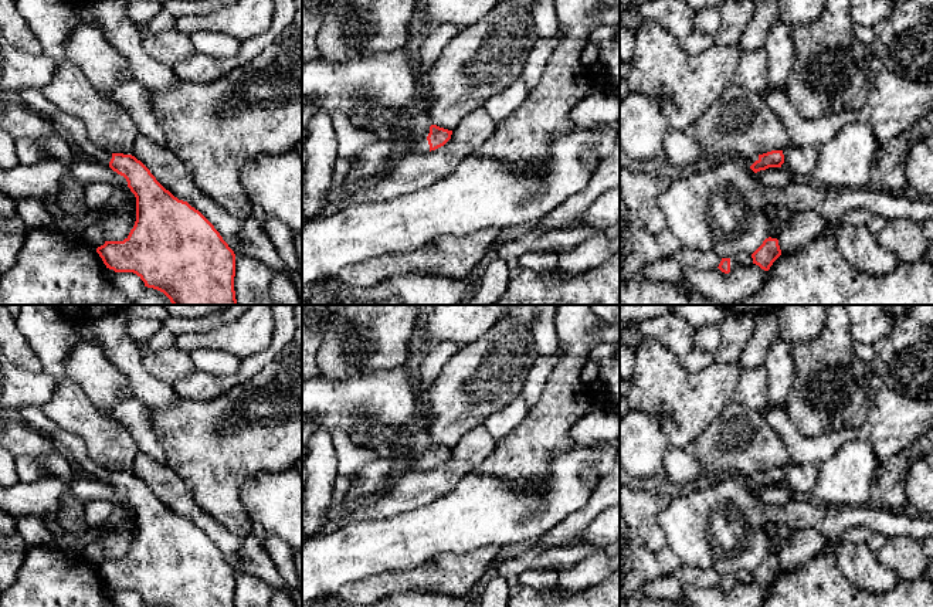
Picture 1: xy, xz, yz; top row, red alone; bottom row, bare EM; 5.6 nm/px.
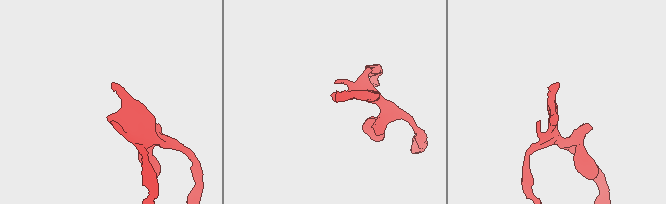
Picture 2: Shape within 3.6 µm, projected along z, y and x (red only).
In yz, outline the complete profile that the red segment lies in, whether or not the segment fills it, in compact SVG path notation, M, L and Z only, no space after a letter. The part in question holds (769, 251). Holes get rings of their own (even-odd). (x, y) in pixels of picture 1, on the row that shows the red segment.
M766 238L763 244L752 254L753 264L769 271L773 262L781 255L777 238Z

